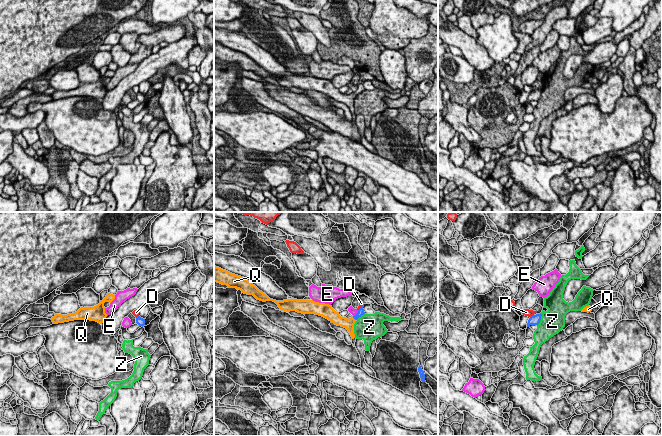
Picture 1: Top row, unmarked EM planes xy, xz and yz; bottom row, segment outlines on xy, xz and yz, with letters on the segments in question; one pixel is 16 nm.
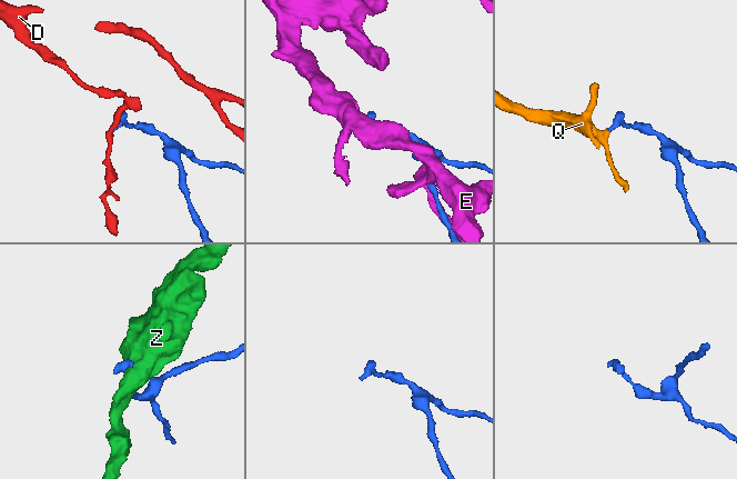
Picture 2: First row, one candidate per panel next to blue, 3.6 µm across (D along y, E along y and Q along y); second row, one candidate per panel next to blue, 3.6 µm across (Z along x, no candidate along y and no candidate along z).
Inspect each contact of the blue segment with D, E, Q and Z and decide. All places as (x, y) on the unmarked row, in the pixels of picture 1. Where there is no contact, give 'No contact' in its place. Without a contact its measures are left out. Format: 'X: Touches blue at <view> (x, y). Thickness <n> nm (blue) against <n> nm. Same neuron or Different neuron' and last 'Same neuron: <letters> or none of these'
D: Touches blue at yz (532, 92). Thickness 160 nm (blue) against 120 nm. Different neuron
E: Touches blue at xz (357, 89). Thickness 100 nm (blue) against 100 nm. Different neuron
Q: Touches blue at xz (354, 94). Thickness 100 nm (blue) against 160 nm. Same neuron
Z: Touches blue at yz (540, 95). Thickness 160 nm (blue) against 380 nm. Different neuron
Same neuron: Q

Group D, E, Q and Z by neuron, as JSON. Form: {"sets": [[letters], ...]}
{"sets": [["D"], ["E"], ["Q"], ["Z"]]}

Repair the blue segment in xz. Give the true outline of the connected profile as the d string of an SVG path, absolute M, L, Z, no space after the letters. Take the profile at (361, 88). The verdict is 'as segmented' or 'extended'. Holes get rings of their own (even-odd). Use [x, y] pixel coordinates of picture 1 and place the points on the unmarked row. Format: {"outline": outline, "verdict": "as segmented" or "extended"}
{"outline": "M214 42L214 58L220 59L222 61L227 61L229 64L236 64L242 67L242 69L247 71L253 71L257 76L266 78L273 77L278 83L286 88L296 87L302 90L315 90L322 92L337 102L344 103L350 109L352 115L355 114L354 110L354 100L356 96L365 90L364 80L358 86L358 89L347 95L341 93L339 88L336 88L331 81L325 79L315 78L313 76L297 76L297 75L287 75L283 77L276 77L270 75L265 69L260 67L255 61L249 58L244 53L232 50L226 46Z", "verdict": "extended"}

